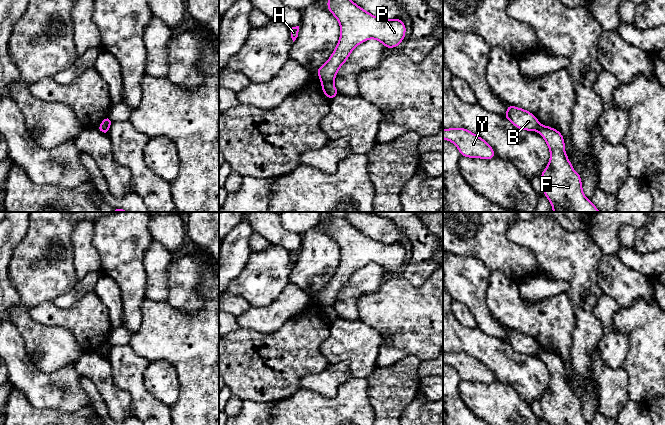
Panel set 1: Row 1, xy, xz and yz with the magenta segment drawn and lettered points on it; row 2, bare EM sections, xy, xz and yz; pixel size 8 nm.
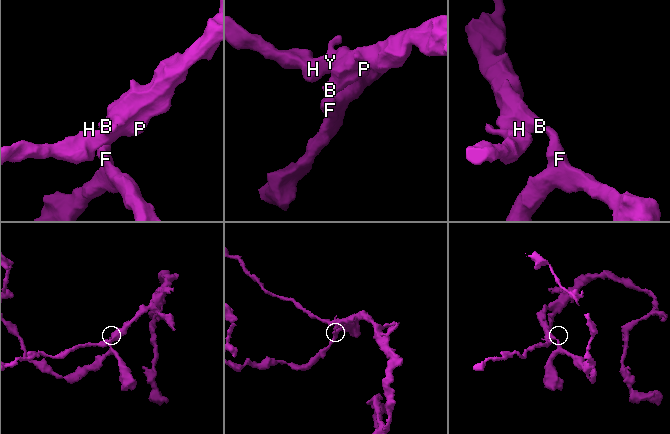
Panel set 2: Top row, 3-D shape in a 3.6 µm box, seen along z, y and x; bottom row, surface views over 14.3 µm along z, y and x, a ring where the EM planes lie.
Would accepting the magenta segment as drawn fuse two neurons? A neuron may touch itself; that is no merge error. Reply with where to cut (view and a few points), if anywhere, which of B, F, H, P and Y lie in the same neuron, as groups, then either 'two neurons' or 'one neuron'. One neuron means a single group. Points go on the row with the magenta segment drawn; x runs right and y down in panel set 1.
xz (322, 82), (332, 84) | B H P Y / F | two neurons

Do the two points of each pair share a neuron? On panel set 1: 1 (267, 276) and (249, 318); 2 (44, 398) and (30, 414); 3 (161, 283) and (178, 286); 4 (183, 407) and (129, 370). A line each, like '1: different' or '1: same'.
1: different
2: different
3: different
4: different

